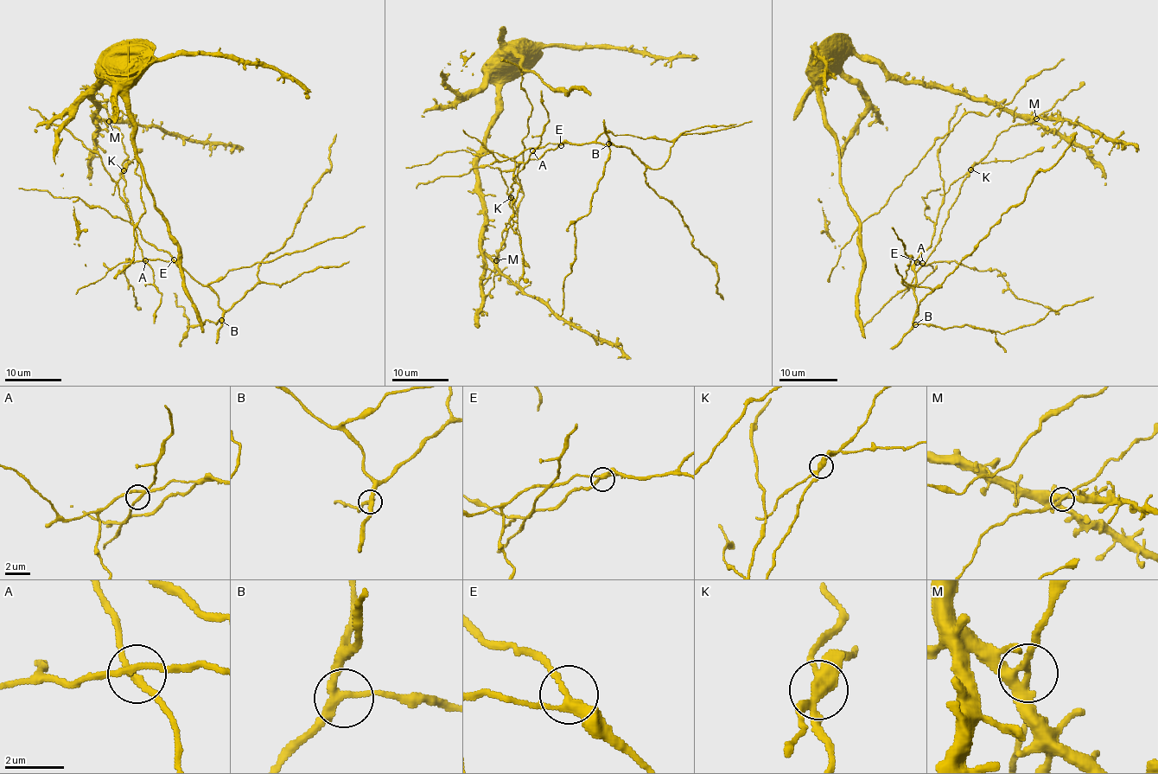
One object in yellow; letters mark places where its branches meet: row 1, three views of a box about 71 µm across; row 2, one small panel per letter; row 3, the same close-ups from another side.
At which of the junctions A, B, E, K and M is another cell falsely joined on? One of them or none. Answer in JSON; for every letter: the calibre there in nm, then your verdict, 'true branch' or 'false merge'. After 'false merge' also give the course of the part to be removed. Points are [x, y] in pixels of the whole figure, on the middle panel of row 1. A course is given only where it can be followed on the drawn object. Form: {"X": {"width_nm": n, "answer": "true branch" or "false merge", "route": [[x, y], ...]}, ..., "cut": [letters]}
{"A": {"width_nm": 200, "answer": "true branch"}, "B": {"width_nm": 280, "answer": "true branch"}, "E": {"width_nm": 280, "answer": "true branch"}, "K": {"width_nm": 320, "answer": "false merge", "route": [[510, 197], [517, 211], [520, 247], [530, 267]]}, "M": {"width_nm": 300, "answer": "true branch"}, "cut": ["K"]}

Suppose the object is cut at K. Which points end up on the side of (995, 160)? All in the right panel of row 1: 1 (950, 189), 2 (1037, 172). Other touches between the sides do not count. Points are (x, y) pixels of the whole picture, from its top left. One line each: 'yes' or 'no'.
1: yes
2: no

